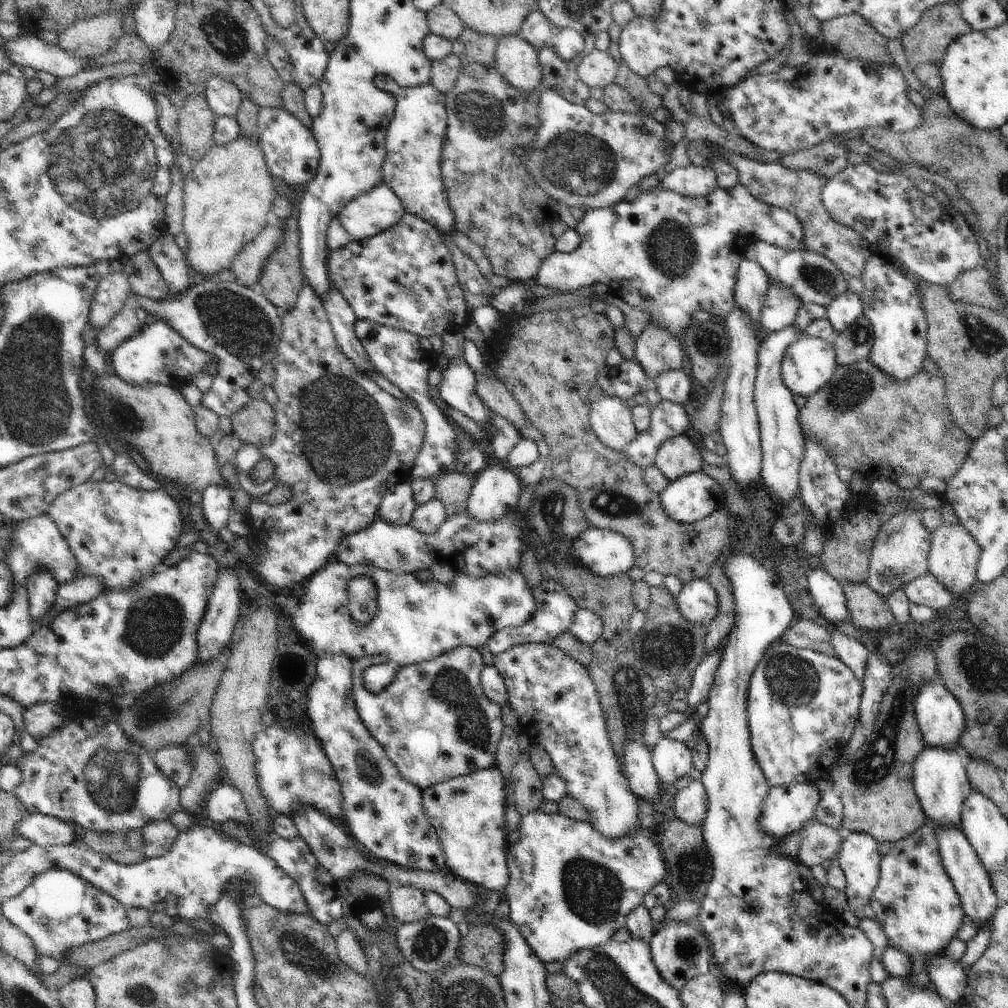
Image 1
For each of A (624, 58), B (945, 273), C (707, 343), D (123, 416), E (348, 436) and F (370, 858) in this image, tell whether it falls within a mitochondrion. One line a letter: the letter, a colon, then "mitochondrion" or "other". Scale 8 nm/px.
A: other
B: other
C: mitochondrion
D: mitochondrion
E: mitochondrion
F: other

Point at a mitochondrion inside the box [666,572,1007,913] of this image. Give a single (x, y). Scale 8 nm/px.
(871, 767)

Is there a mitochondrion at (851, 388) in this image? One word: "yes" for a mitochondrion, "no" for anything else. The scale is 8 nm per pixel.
yes

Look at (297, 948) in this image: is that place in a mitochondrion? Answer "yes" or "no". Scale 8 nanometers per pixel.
yes

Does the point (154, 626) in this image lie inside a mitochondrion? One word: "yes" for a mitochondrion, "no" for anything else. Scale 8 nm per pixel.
yes

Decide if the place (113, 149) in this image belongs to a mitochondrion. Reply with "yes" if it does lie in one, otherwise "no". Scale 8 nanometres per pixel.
yes

